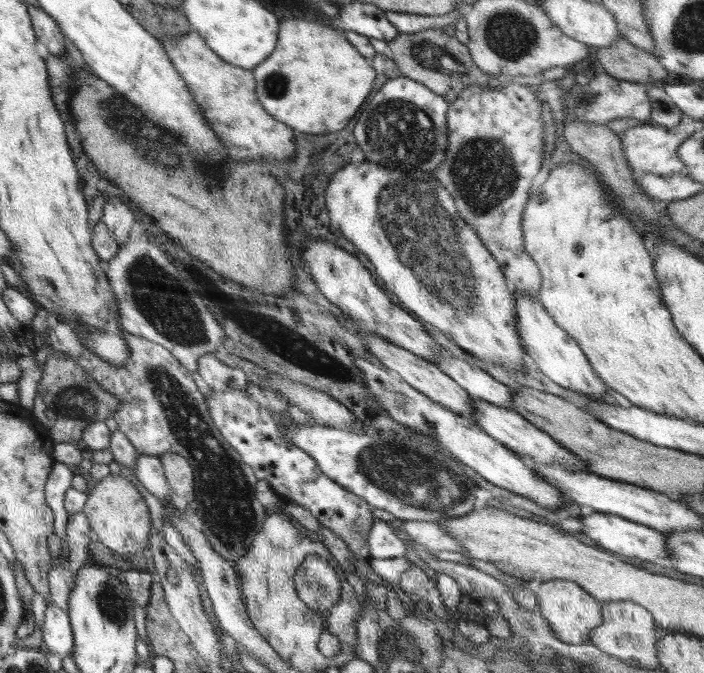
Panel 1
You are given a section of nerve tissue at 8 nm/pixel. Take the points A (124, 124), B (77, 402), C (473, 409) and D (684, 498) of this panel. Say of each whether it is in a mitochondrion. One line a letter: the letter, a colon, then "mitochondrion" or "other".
A: mitochondrion
B: mitochondrion
C: other
D: other

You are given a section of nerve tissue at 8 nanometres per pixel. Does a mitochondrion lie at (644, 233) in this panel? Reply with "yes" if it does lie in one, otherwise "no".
no

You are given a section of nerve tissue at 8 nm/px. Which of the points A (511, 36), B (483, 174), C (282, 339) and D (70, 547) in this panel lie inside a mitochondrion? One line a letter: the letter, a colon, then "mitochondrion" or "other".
A: mitochondrion
B: mitochondrion
C: mitochondrion
D: other

